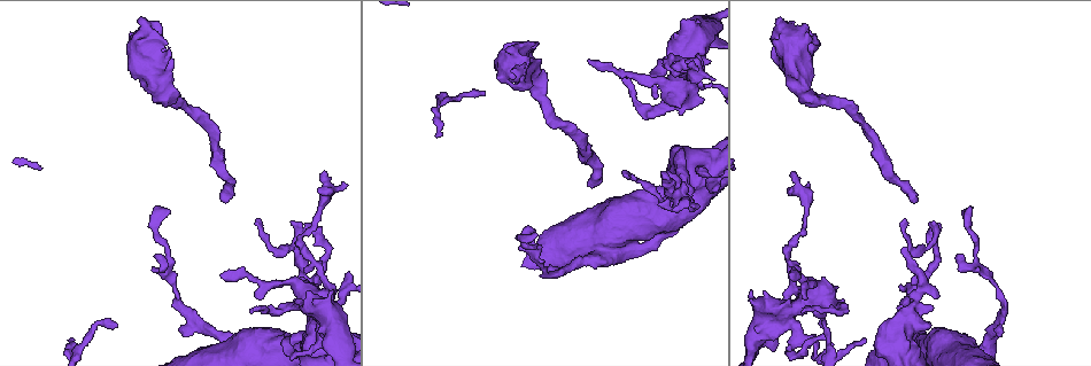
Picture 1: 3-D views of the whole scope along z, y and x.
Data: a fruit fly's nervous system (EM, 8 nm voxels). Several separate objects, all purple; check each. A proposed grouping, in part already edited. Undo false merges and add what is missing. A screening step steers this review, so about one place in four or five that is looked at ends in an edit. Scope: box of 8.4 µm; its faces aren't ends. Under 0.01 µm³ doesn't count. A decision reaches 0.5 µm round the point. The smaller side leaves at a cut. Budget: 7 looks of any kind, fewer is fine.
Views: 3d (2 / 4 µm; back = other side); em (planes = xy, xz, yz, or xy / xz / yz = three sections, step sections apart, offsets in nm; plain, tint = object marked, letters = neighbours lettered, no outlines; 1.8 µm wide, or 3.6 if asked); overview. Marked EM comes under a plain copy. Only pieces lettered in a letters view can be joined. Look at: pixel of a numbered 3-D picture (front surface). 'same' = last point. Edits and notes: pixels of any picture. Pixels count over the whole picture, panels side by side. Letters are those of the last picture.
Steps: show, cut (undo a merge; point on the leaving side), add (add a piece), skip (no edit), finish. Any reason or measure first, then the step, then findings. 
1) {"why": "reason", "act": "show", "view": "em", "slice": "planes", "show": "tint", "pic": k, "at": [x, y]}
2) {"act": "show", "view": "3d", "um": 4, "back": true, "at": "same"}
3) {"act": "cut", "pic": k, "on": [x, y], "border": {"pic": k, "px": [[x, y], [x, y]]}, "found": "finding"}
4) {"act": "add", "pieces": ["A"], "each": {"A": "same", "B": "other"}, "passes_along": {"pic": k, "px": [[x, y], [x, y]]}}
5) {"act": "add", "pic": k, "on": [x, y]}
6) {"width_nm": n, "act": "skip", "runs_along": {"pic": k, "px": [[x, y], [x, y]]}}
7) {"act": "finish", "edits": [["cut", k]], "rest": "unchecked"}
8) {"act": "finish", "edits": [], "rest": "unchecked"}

{"why": "sudden change in width", "act": "show", "view": "3d", "um": 4, "back": true, "pic": 1, "at": [696, 170]}

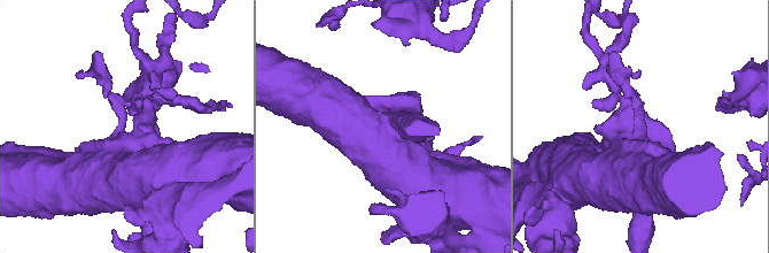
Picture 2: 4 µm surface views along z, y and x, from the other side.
{"why": "need the tissue", "act": "show", "view": "em", "slice": "planes", "show": "letters", "pic": 2, "at": [641, 137]}

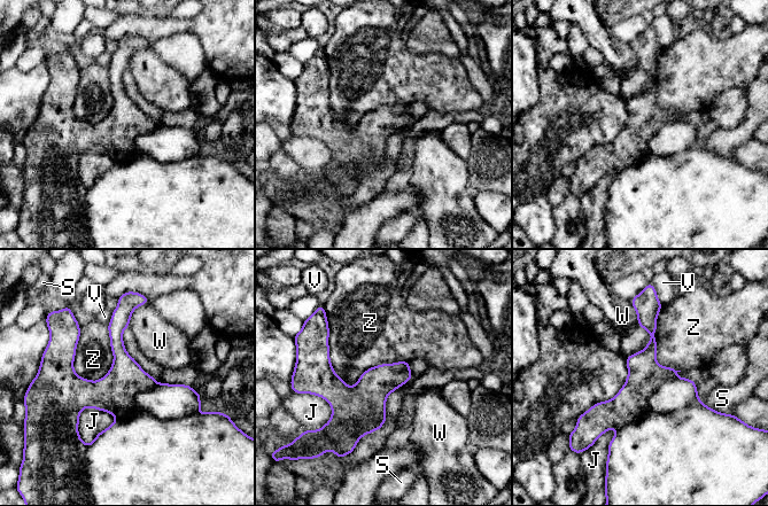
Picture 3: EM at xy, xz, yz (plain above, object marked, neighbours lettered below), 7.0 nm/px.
{"act": "cut", "pic": 3, "on": [644, 374], "each": {"J": "other", "S": "other", "V": "other", "W": "other", "Z": "other"}, "border": {"pic": 3, "px": [[676, 376], [618, 428]]}, "found": "a second neuron is stuck on"}

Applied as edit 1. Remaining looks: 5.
{"why": "an open end", "act": "show", "view": "em", "slice": "planes", "show": "letters", "pic": 1, "at": [918, 199]}

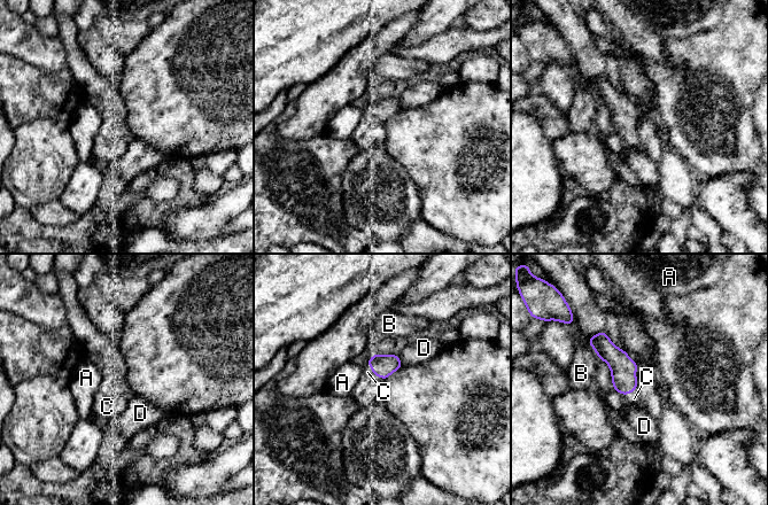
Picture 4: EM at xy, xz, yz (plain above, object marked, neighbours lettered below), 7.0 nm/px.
{"width_nm": 160, "act": "add", "pieces": ["C"], "each": {"A": "other", "B": "other", "C": "same", "D": "other"}, "found": "the neuron continues"}

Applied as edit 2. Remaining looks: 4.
{"why": "redraw", "act": "show", "view": "overview"}

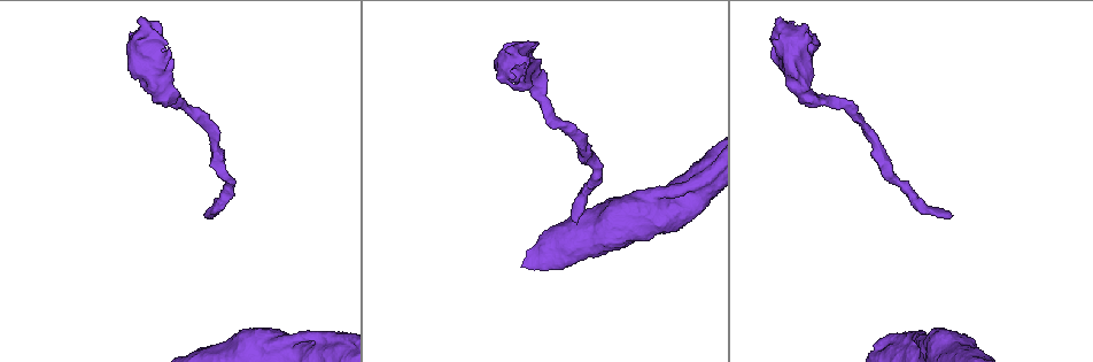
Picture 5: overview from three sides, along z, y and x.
{"why": "an open end", "act": "show", "view": "em", "slice": "planes", "show": "letters", "pic": 5, "at": [524, 77]}

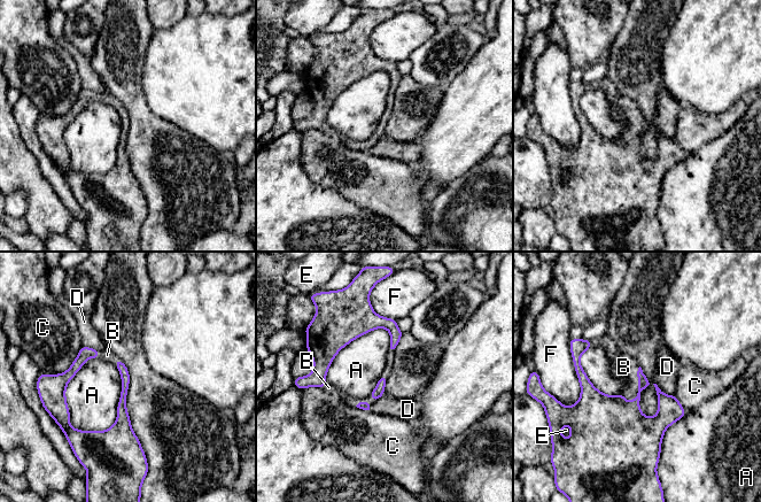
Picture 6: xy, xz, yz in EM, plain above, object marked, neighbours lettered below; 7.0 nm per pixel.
{"act": "add", "pieces": ["B"], "each": {"A": "other", "B": "same", "C": "other", "D": "other", "E": "other", "F": "other"}, "passes_along": {"pic": 6, "px": [[626, 418], [638, 385], [623, 367]]}, "found": "the neuron continues"}

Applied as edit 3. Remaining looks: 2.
{"act": "finish", "edits": [["cut", 3], ["add", 4], ["add", 6]], "rest": "unchecked"}

